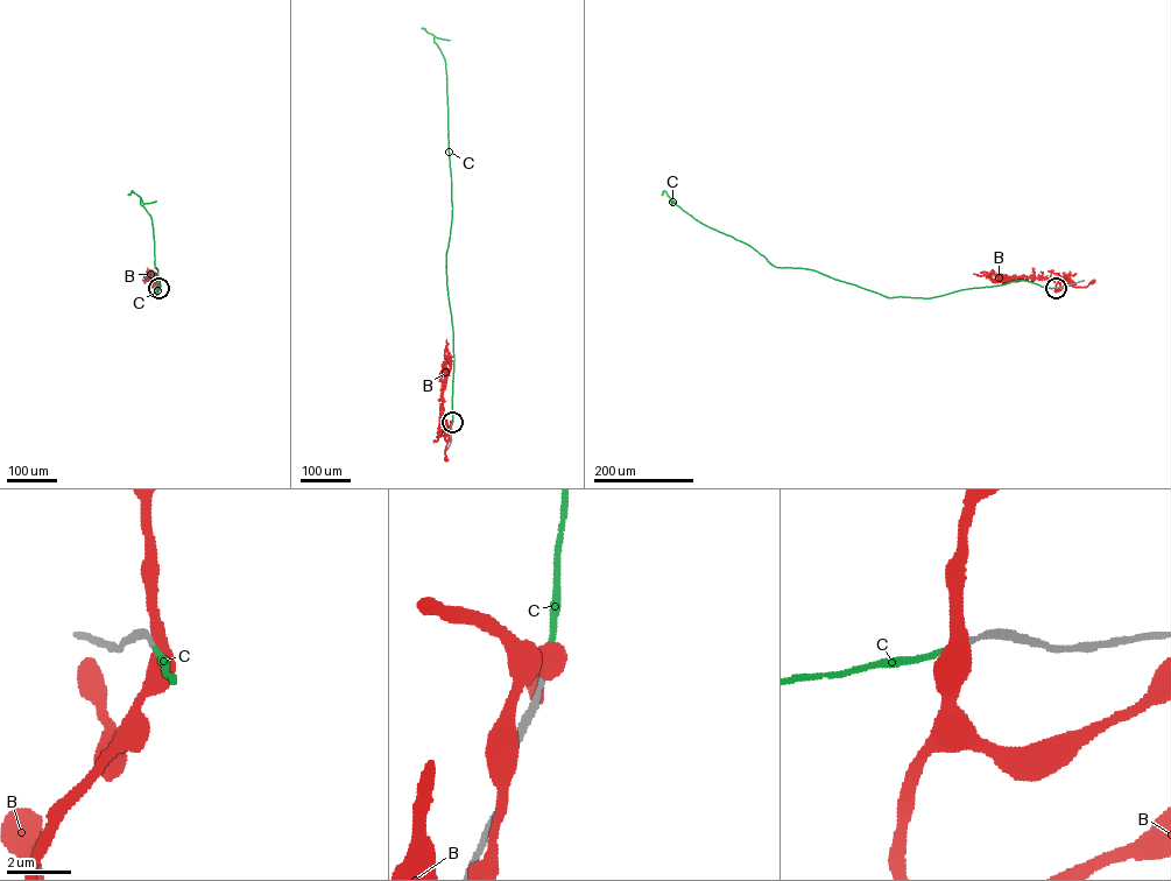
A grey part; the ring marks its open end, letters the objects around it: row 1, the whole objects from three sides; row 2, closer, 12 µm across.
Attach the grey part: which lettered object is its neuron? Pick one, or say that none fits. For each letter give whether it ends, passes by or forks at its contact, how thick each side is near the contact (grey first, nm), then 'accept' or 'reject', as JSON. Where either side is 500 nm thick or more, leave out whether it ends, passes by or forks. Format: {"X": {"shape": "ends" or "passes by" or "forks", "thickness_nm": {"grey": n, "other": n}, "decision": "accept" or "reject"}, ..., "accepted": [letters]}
{"B": {"thickness_nm": {"grey": 180, "other": 500}, "decision": "reject"}, "C": {"shape": "ends", "thickness_nm": {"grey": 150, "other": 150}, "decision": "accept"}, "accepted": ["C"]}

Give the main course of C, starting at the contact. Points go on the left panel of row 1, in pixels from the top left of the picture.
C: (159, 288), (159, 280), (153, 297), (159, 281), (152, 220), (140, 197), (132, 190), (127, 195)

